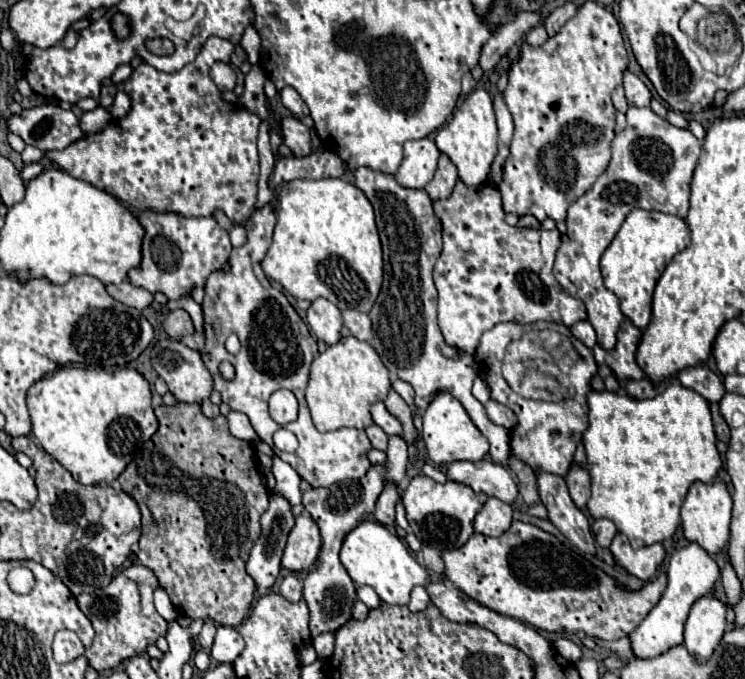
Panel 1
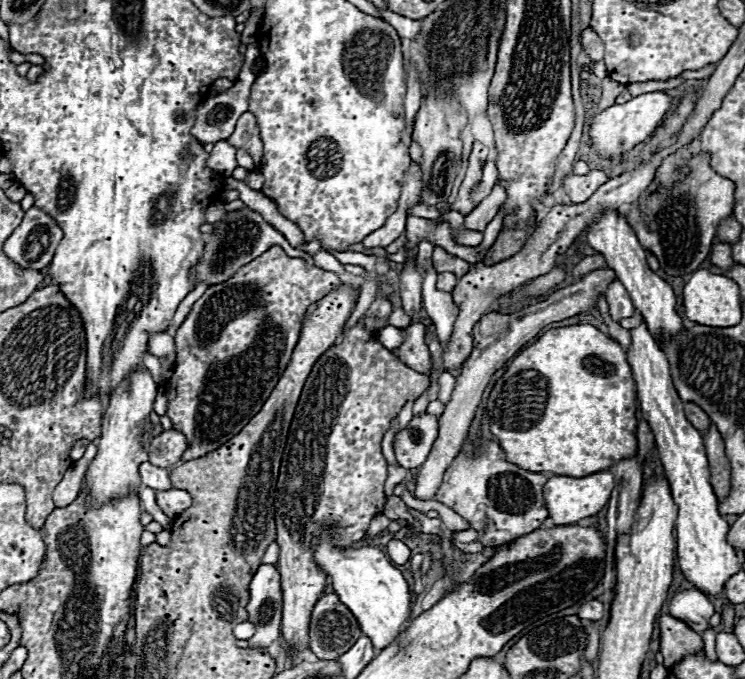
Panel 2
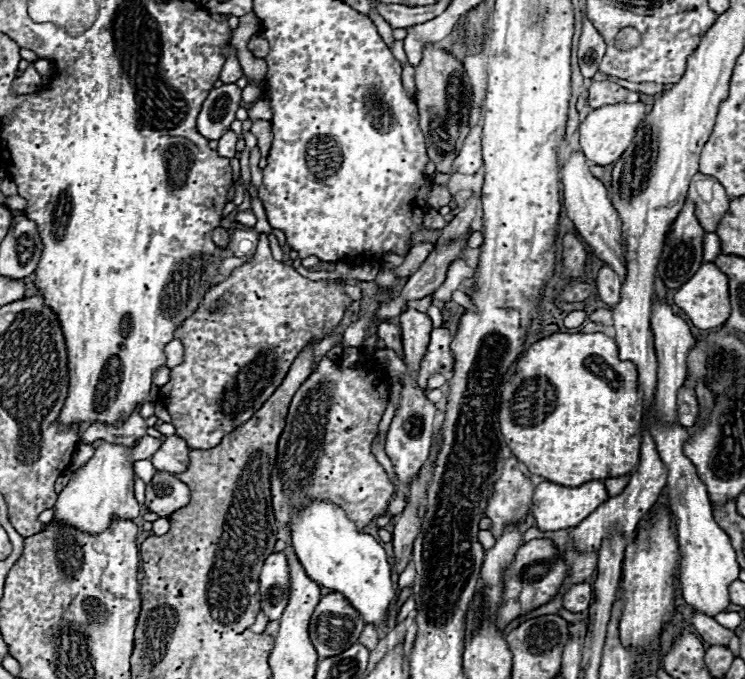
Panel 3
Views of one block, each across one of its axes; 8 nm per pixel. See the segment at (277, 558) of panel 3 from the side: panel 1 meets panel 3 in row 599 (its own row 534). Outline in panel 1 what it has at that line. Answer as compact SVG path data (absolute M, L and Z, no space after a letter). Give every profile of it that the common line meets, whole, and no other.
M272 492L270 506L262 516L262 536L256 540L246 562L246 572L256 580L258 590L268 590L276 582L282 552L292 526L292 504L282 494Z

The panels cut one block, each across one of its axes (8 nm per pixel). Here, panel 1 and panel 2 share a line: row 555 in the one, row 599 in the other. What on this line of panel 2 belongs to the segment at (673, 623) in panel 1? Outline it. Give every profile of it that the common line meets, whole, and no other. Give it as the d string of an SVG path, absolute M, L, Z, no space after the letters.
M684 590L672 598L672 616L686 622L692 630L704 632L710 628L710 616L714 606L700 590Z

